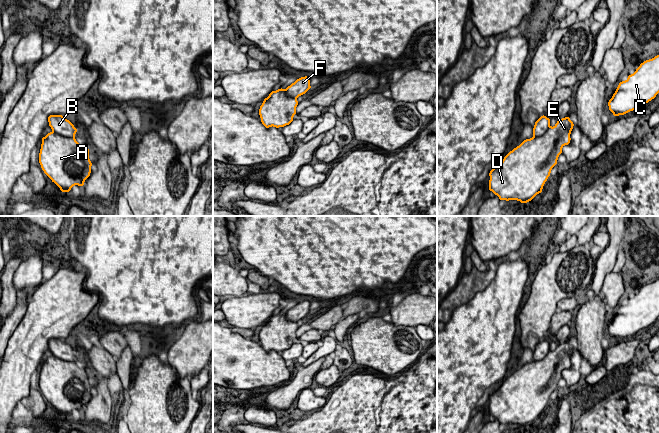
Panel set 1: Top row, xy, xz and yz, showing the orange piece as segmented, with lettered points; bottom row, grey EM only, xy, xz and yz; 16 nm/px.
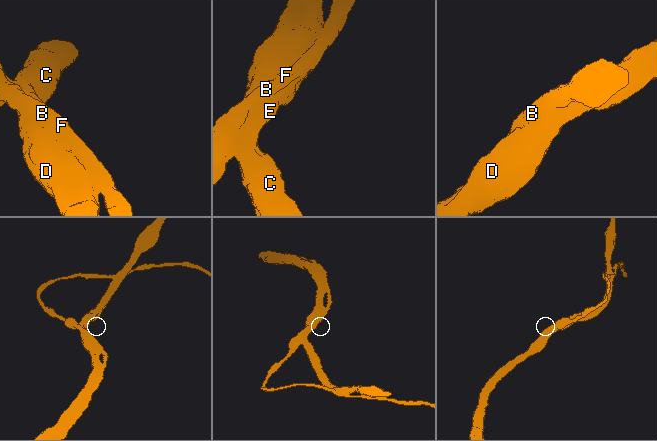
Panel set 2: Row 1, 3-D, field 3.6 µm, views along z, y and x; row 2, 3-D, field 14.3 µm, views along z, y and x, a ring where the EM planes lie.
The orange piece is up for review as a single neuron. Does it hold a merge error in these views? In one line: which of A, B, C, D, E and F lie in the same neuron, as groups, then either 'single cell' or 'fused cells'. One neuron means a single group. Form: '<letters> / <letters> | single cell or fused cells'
A B C D E F | single cell

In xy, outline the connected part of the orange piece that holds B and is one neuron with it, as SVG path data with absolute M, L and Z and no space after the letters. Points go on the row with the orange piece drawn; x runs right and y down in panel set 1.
M50 115L48 122L53 131L42 138L42 170L62 192L70 192L74 185L84 186L92 166L89 149L76 141L77 129L64 116Z

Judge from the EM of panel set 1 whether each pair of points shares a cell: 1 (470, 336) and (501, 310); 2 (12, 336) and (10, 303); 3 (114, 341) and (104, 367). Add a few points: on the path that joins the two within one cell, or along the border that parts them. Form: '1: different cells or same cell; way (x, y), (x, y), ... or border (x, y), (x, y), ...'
1: same cell; way (478, 332), (493, 317)
2: different cells; border (16, 293), (16, 305), (10, 313)
3: same cell; way (112, 347), (104, 356), (104, 361)

